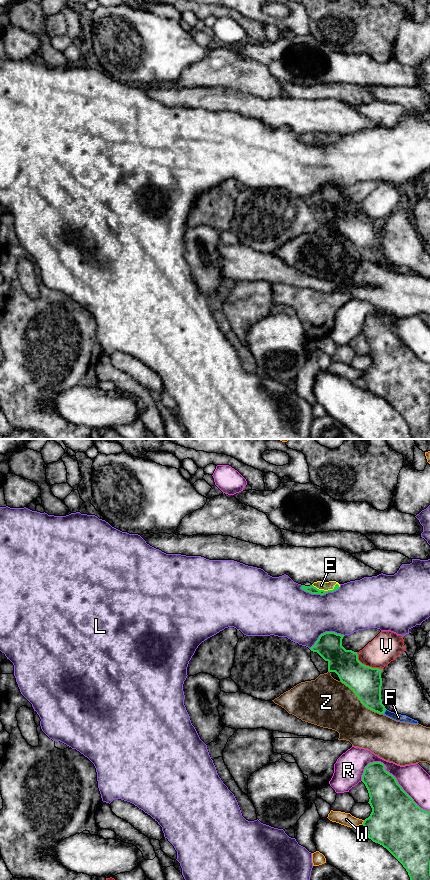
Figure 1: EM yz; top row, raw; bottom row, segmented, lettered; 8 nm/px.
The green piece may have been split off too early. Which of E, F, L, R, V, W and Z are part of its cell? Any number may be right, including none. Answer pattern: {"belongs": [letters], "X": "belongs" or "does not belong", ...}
{"belongs": ["E"], "E": "belongs", "F": "does not belong", "L": "does not belong", "R": "does not belong", "V": "does not belong", "W": "does not belong", "Z": "does not belong"}

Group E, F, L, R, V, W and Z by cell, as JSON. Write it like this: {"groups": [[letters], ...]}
{"groups": [["E"], ["F"], ["L"], ["R"], ["V"], ["W"], ["Z"]]}

